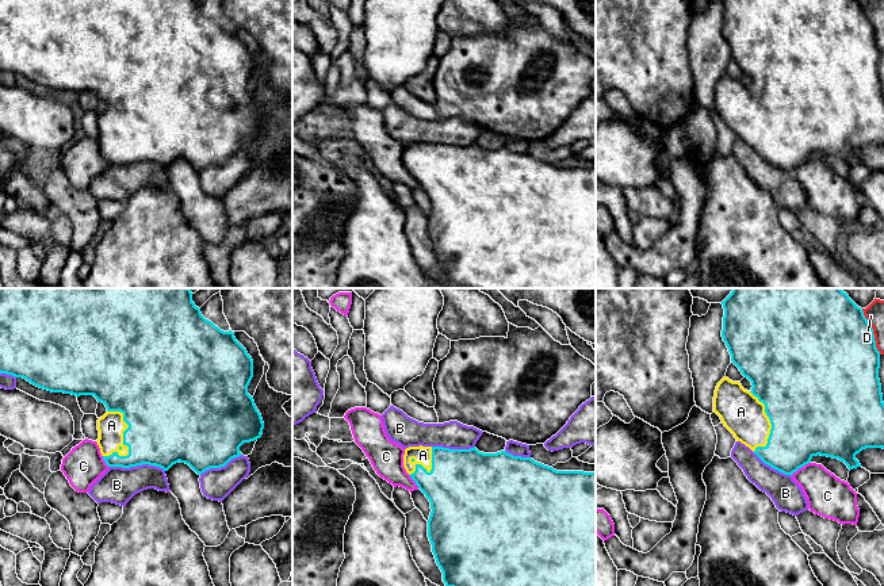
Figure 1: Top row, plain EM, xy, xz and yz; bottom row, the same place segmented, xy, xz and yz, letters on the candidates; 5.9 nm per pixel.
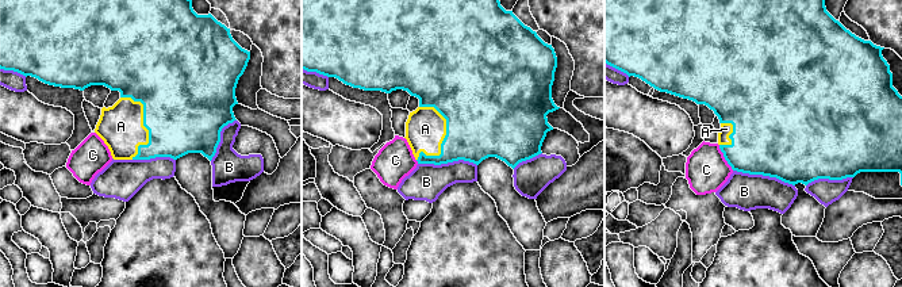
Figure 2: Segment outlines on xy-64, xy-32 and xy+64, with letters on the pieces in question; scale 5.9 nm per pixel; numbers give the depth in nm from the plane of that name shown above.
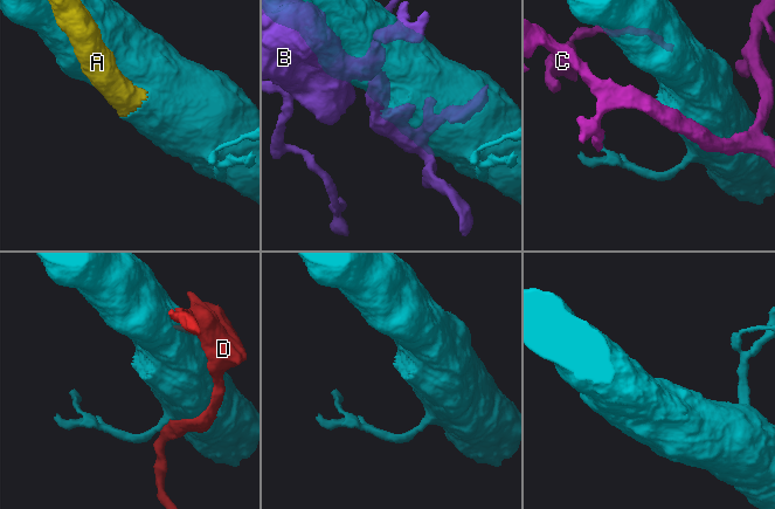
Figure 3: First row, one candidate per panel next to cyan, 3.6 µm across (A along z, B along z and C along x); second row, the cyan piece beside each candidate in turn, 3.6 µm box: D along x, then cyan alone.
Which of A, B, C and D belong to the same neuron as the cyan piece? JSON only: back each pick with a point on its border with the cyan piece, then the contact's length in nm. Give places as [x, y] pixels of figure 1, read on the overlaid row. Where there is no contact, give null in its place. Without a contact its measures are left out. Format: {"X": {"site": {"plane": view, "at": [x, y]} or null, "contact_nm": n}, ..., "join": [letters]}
{"A": {"site": {"plane": "xy", "at": [127, 428]}, "contact_nm": 300}, "join": ["A"]}

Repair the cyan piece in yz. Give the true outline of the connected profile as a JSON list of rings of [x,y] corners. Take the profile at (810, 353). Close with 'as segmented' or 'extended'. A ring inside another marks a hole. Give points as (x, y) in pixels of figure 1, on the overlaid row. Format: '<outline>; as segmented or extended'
[[[732,288],[731,294],[722,302],[724,309],[724,317],[723,317],[723,330],[722,337],[726,342],[728,352],[731,355],[731,361],[739,368],[742,375],[747,378],[751,382],[751,390],[747,391],[742,387],[739,382],[732,382],[728,378],[723,378],[715,390],[713,397],[713,413],[716,413],[722,424],[734,434],[736,441],[741,441],[746,447],[749,447],[765,464],[770,466],[772,468],[785,474],[791,475],[796,472],[799,468],[804,467],[805,464],[811,463],[811,459],[814,456],[827,456],[833,459],[838,459],[843,461],[849,470],[861,467],[860,461],[856,459],[856,455],[860,453],[862,449],[866,448],[883,448],[884,449],[884,402],[883,402],[883,394],[881,394],[881,384],[879,379],[879,368],[880,368],[880,352],[876,348],[875,334],[873,329],[869,325],[868,319],[864,315],[864,311],[861,307],[858,307],[846,292],[843,292],[841,288]]]; extended

